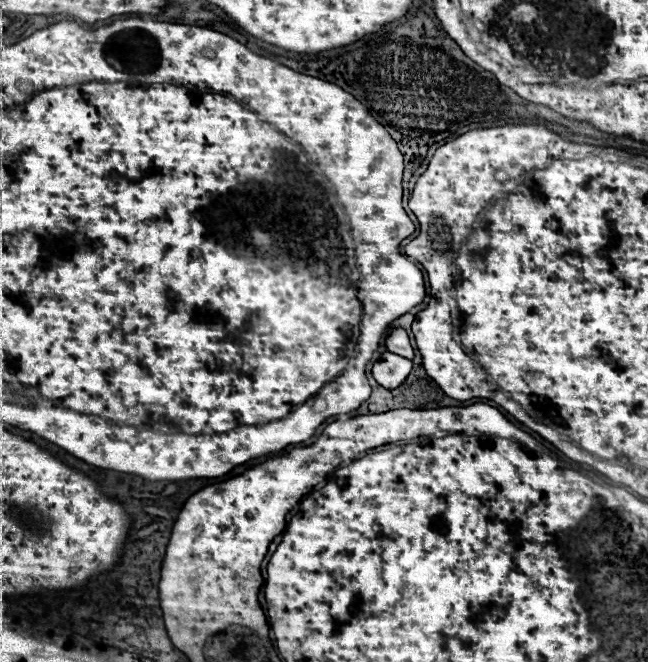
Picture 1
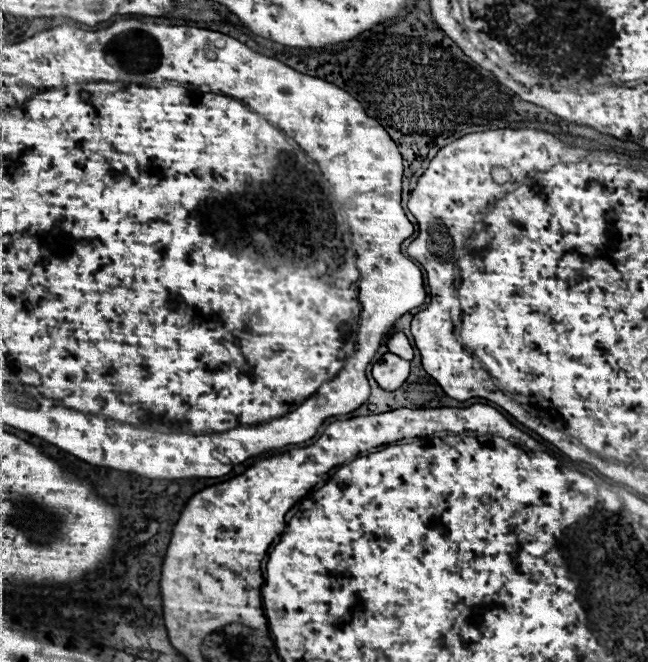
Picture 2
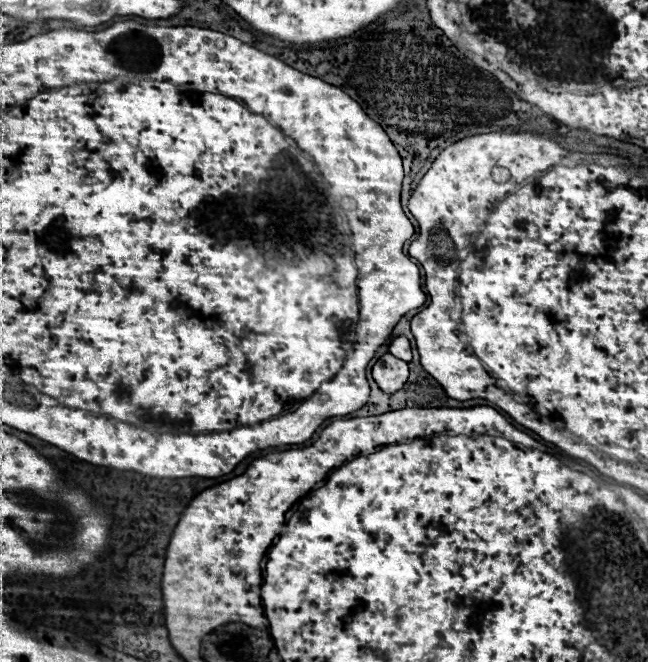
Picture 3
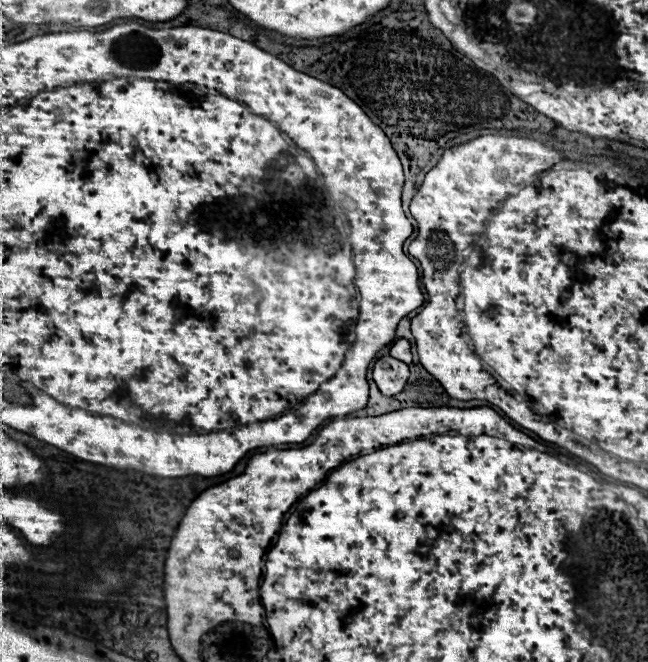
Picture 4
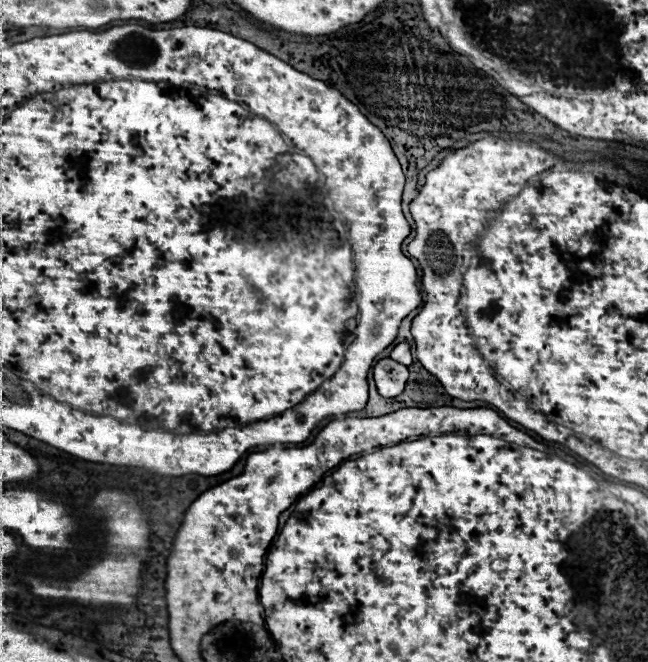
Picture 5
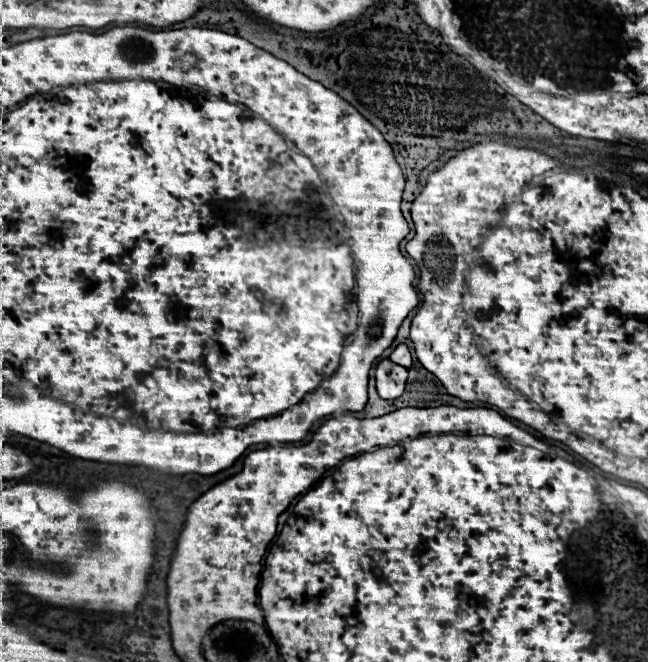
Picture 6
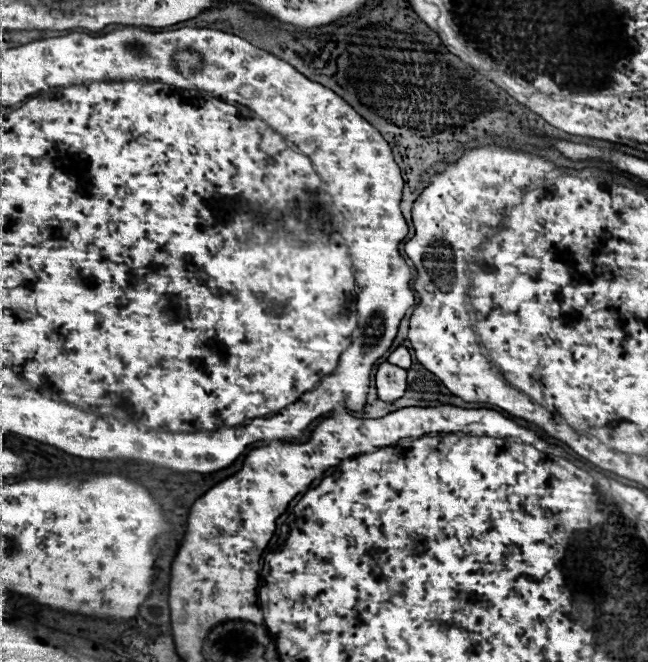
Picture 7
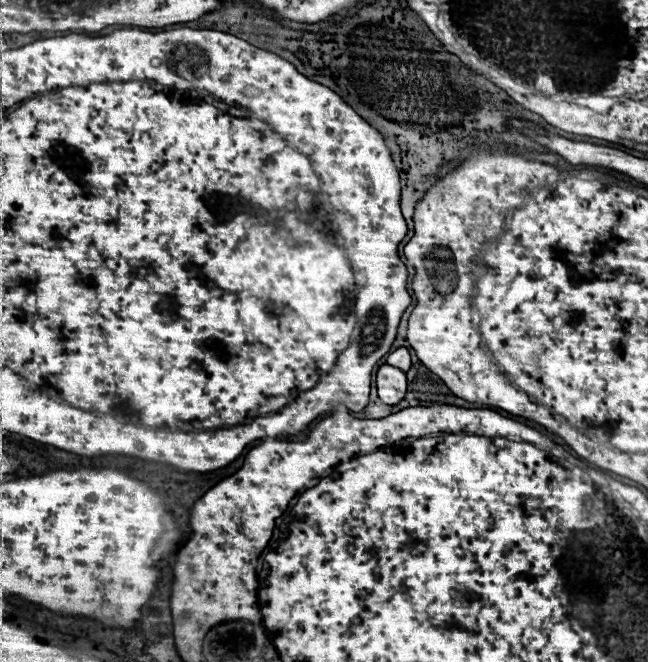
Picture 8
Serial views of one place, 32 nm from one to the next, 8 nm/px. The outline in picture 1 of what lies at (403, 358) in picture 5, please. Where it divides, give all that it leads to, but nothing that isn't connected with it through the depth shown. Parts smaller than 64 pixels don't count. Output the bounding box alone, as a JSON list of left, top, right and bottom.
[386,328,414,360]

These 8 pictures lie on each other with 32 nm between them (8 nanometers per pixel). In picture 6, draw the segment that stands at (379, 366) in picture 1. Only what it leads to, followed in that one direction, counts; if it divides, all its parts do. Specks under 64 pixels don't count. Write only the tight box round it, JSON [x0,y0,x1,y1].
[376,360,408,400]

